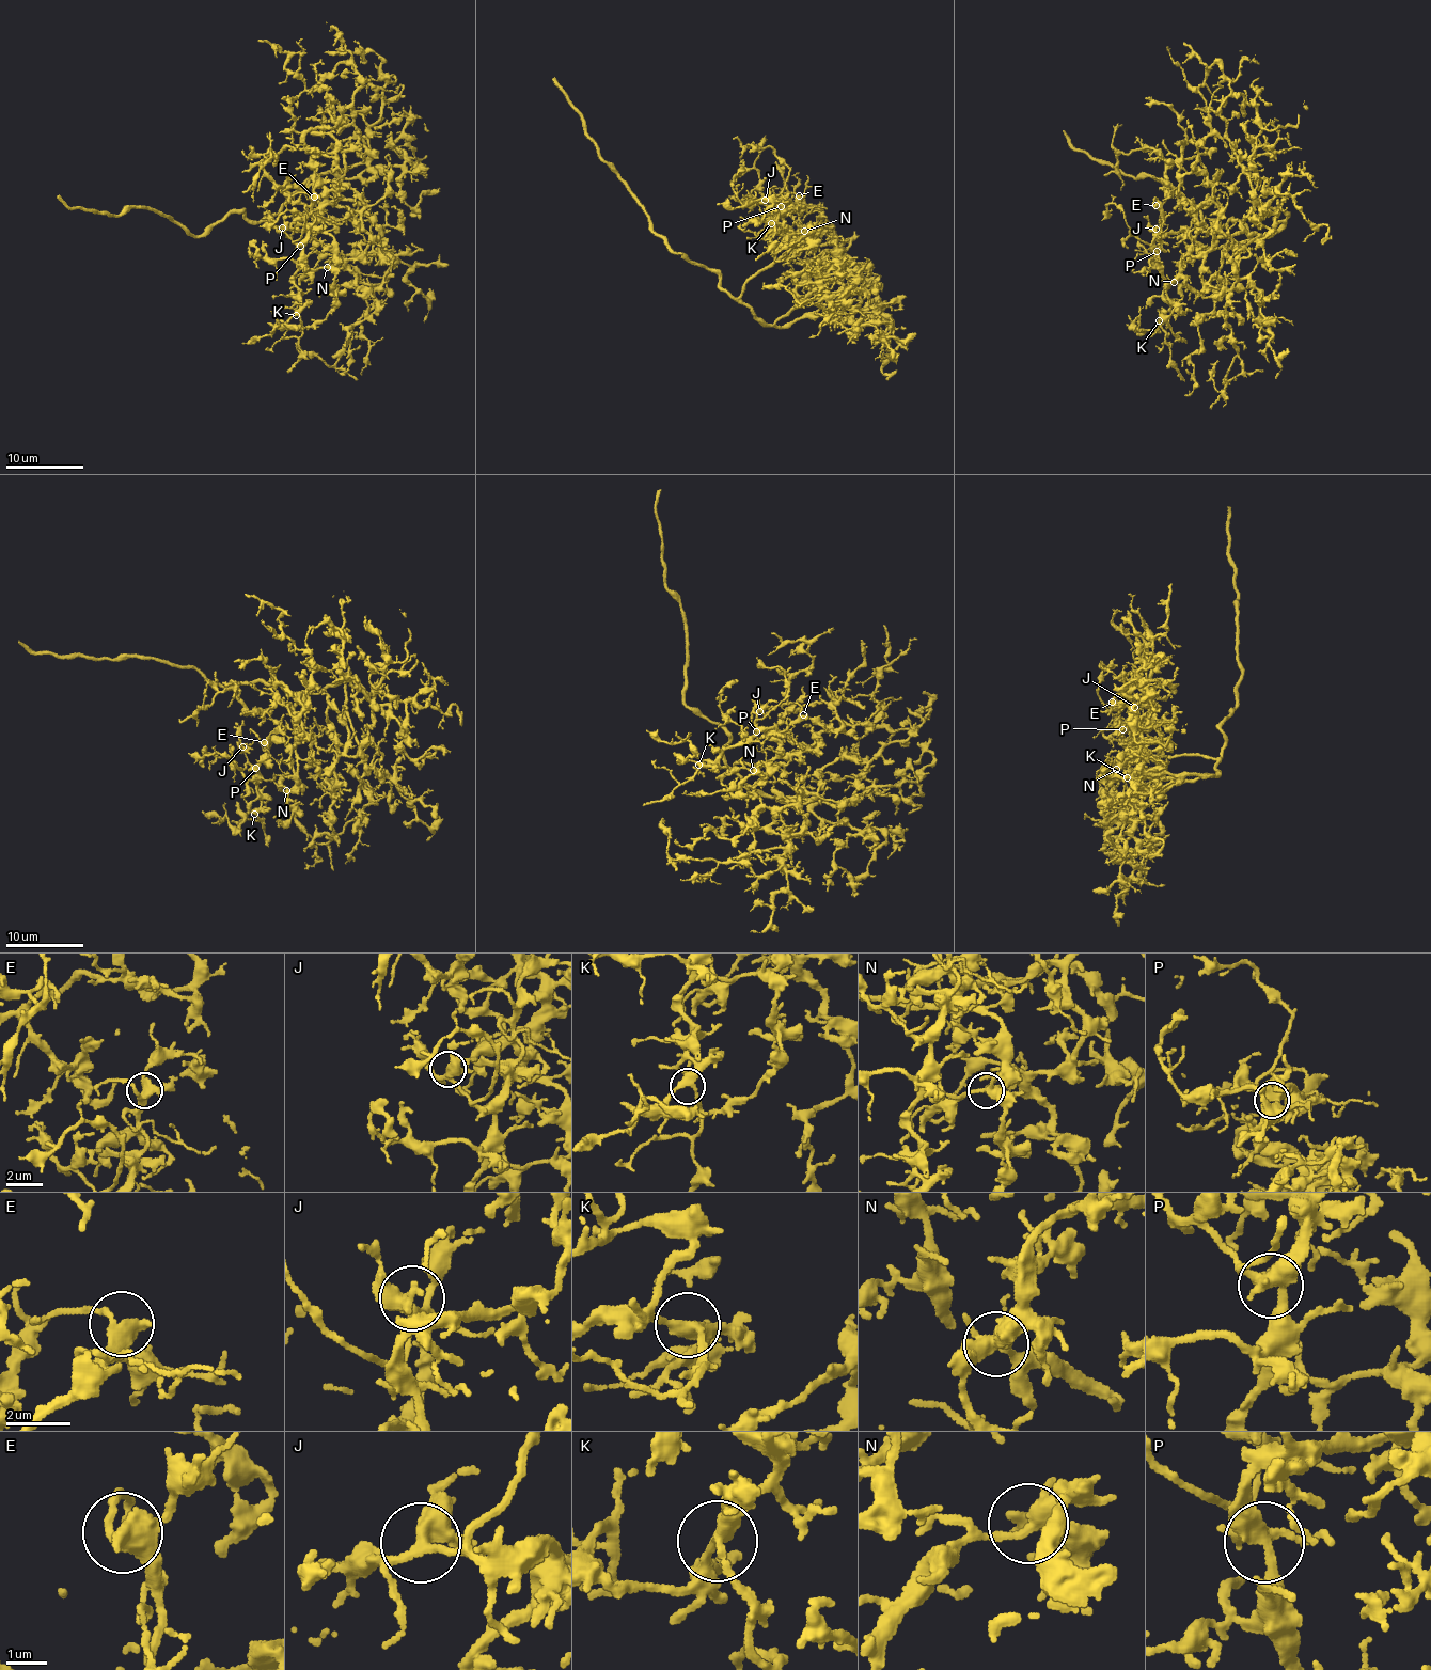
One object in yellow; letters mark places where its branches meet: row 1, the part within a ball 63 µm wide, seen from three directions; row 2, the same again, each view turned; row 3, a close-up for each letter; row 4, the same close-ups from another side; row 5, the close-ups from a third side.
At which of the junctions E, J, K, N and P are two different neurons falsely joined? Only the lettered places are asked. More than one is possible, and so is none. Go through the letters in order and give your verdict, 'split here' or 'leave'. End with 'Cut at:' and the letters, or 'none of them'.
E: leave
J: leave
K: leave
N: leave
P: leave
Cut at: none of them

